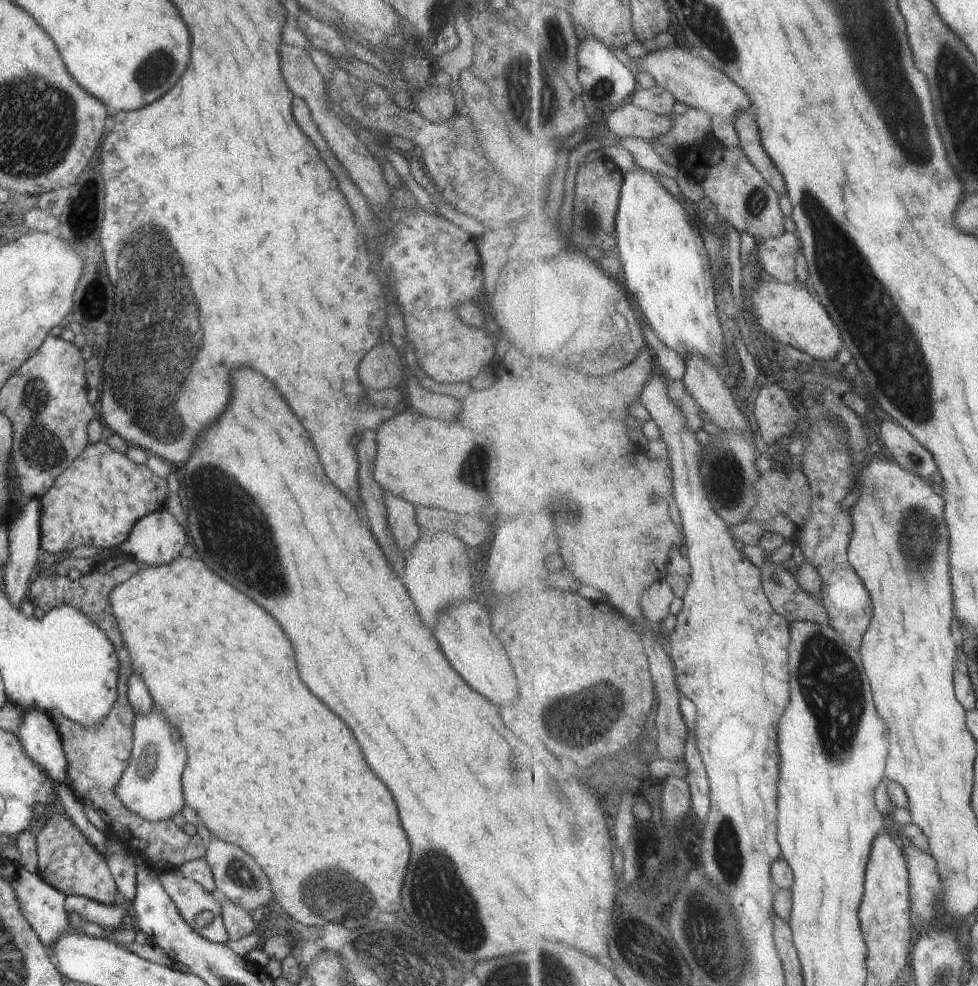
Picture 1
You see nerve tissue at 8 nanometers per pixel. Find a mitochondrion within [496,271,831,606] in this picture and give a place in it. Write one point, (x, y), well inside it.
(726, 475)

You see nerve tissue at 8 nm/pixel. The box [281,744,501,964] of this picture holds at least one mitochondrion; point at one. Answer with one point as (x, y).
(450, 895)

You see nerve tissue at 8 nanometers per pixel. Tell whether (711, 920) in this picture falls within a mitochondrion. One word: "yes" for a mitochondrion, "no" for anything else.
yes

